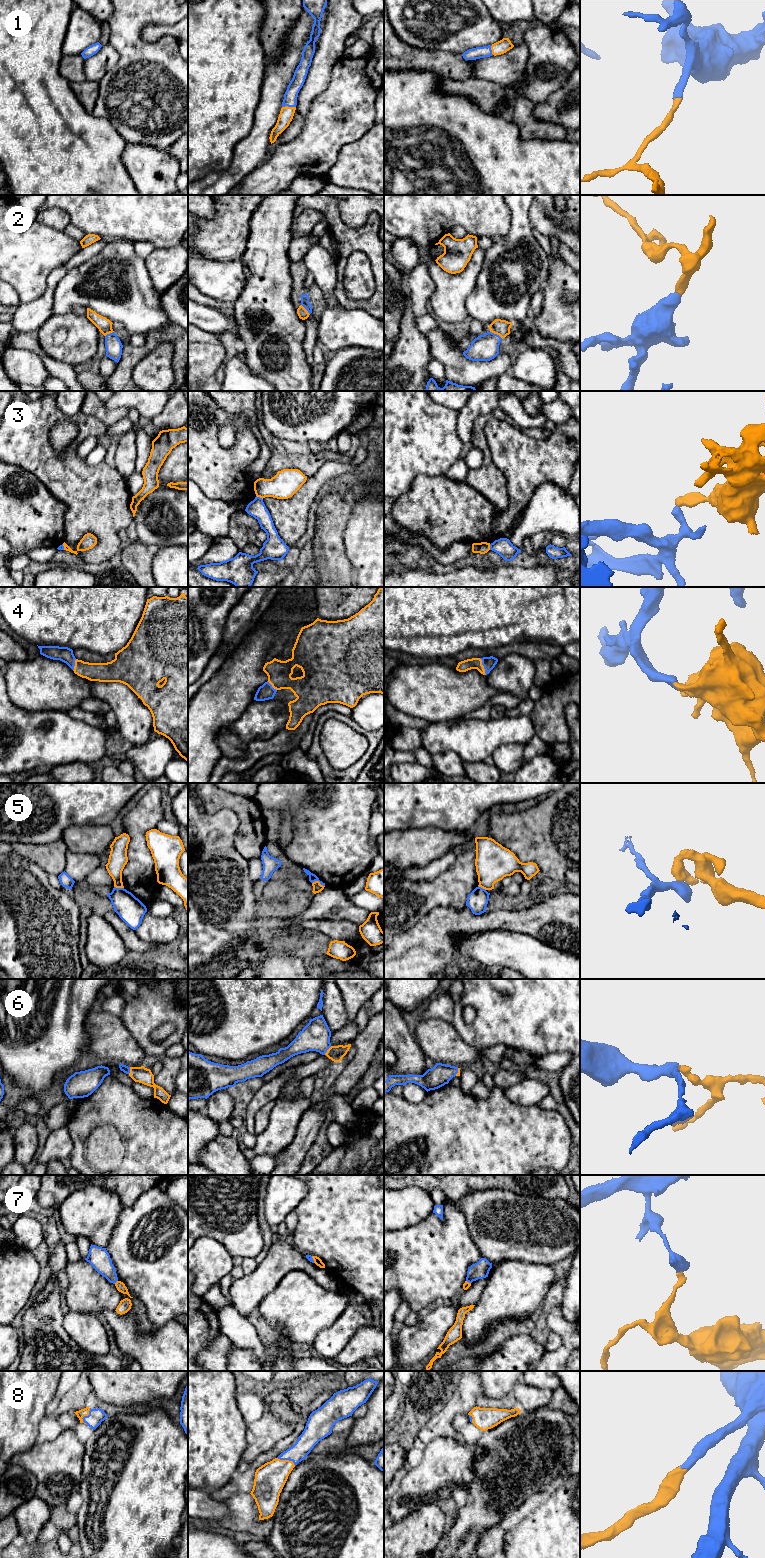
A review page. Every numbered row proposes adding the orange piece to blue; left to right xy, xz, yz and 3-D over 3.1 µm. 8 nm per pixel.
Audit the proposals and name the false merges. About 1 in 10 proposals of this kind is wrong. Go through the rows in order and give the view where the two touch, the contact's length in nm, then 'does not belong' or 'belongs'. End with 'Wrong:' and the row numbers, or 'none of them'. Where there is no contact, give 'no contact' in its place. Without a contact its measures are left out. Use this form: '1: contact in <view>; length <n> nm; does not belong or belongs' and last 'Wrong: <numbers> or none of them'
1: contact in xz; length 110 nm; belongs
2: contact in yz; length 120 nm; belongs
3: contact in xz; length 70 nm; does not belong
4: contact in yz; length 150 nm; belongs
5: contact in xz; length 110 nm; does not belong
6: contact in xz; length 90 nm; belongs
7: contact in xy; length 40 nm; does not belong
8: contact in xy; length 140 nm; belongs
Wrong: 3, 5, 7

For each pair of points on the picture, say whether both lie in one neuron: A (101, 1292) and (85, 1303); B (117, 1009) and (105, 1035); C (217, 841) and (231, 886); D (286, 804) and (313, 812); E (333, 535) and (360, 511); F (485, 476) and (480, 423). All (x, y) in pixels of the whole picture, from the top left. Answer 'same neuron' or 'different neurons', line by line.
A: same neuron
B: different neurons
C: same neuron
D: different neurons
E: different neurons
F: same neuron

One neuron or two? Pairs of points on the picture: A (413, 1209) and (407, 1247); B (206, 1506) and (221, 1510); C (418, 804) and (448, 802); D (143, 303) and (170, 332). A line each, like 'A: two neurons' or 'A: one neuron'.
A: two neurons
B: one neuron
C: one neuron
D: two neurons

